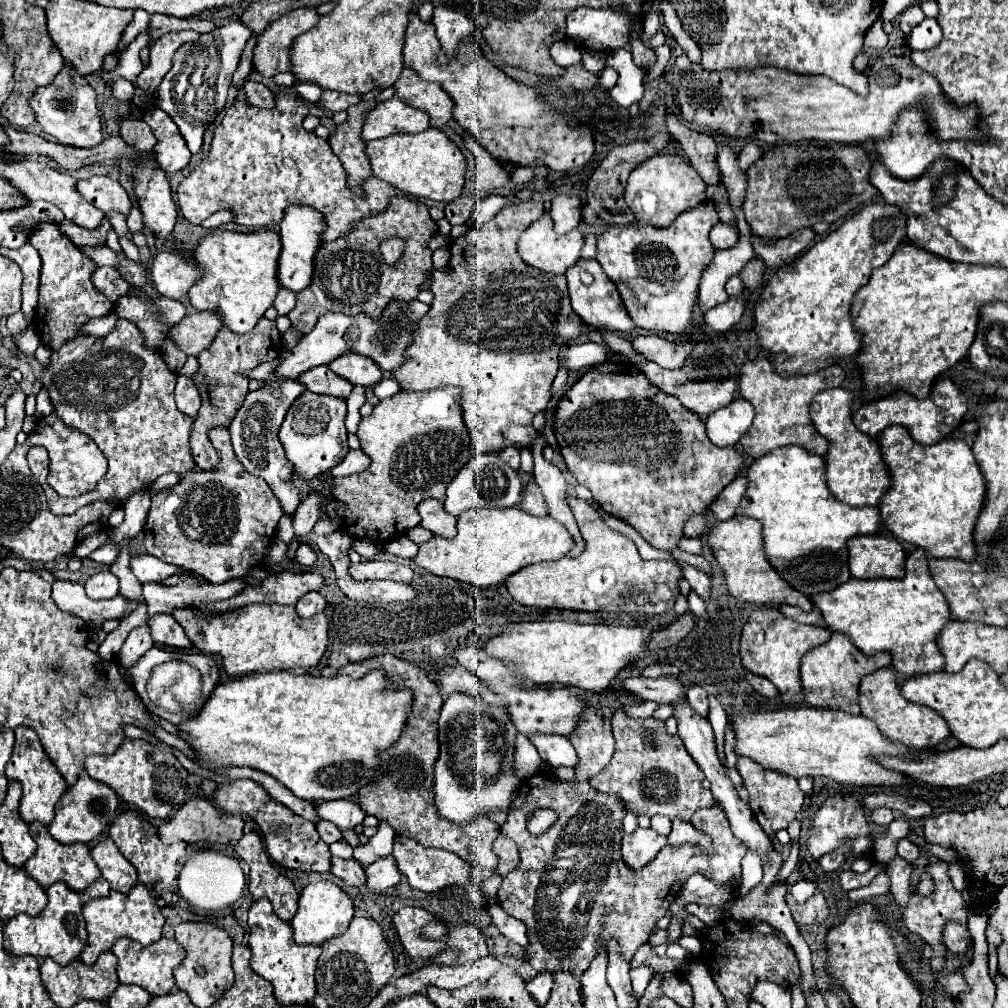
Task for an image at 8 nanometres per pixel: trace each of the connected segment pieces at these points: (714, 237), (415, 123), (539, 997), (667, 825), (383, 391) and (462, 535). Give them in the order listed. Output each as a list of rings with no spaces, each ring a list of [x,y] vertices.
[[[721,222],[717,224],[711,234],[709,234],[709,240],[711,244],[717,248],[717,250],[729,250],[737,244],[737,224],[729,224],[729,222]]]
[[[389,98],[373,108],[369,112],[365,126],[363,126],[363,140],[375,140],[385,138],[395,132],[409,132],[417,134],[429,128],[429,120],[425,112],[419,112],[419,108],[407,108],[403,100]]]
[[[539,972],[533,980],[527,982],[527,990],[531,992],[531,996],[539,1006],[545,1006],[553,984],[555,984],[555,978],[551,976],[551,972]]]
[[[655,816],[655,818],[651,818],[651,828],[659,834],[669,834],[671,832],[671,820],[663,818],[663,816]]]
[[[385,378],[381,380],[377,386],[375,386],[375,394],[379,398],[387,398],[387,396],[393,396],[401,390],[401,384],[395,380],[395,378]]]
[[[521,508],[467,510],[457,520],[457,536],[447,540],[433,536],[419,546],[415,562],[431,574],[471,582],[477,588],[487,588],[503,582],[513,572],[543,560],[559,560],[573,548],[573,538],[567,528],[551,516],[533,516]]]

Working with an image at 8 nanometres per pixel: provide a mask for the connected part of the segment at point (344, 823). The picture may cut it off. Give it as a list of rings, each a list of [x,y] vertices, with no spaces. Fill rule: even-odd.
[[[325,800],[311,804],[319,818],[333,822],[339,830],[353,830],[365,818],[365,812],[359,808],[359,804],[351,800]]]

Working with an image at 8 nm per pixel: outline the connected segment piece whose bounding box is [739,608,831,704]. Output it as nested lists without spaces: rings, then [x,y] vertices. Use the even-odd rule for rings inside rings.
[[[757,608],[749,616],[747,624],[743,626],[741,632],[741,660],[743,666],[753,672],[765,676],[777,690],[779,690],[779,700],[785,704],[801,704],[803,702],[803,688],[801,688],[801,672],[799,664],[805,652],[811,648],[827,642],[831,638],[831,630],[823,626],[805,626],[799,624],[775,608]]]

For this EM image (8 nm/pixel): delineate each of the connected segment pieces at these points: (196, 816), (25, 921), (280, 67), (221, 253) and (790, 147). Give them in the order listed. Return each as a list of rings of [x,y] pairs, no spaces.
[[[193,798],[175,810],[175,816],[163,820],[159,826],[159,838],[165,844],[175,840],[185,842],[207,842],[207,844],[235,844],[243,834],[243,818],[217,810],[207,798]]]
[[[59,880],[47,888],[47,896],[49,896],[49,904],[39,916],[19,914],[7,920],[7,928],[3,930],[3,938],[5,938],[3,944],[5,944],[5,950],[15,956],[25,956],[25,954],[31,954],[35,958],[49,956],[65,966],[81,954],[87,940],[81,892],[71,890],[65,882]]]
[[[295,8],[293,12],[287,12],[279,20],[271,22],[255,46],[253,64],[257,72],[267,78],[277,72],[289,72],[291,44],[299,34],[311,30],[319,18],[317,8]]]
[[[213,230],[209,232],[209,236],[205,236],[197,250],[195,250],[195,258],[199,260],[201,268],[205,270],[205,276],[189,290],[189,300],[191,306],[195,310],[215,310],[221,314],[223,322],[227,328],[231,328],[233,332],[239,334],[247,334],[251,332],[251,328],[255,328],[255,324],[263,318],[265,310],[273,306],[281,284],[277,280],[279,276],[279,250],[281,250],[281,240],[279,240],[279,232],[275,230],[257,230],[257,232],[235,232],[235,230]]]
[[[783,144],[773,146],[767,150],[759,162],[751,164],[747,170],[749,186],[743,202],[745,220],[751,226],[753,234],[763,238],[785,238],[791,232],[813,226],[815,222],[835,222],[843,216],[847,216],[851,210],[861,206],[863,202],[879,196],[879,192],[869,182],[869,164],[873,156],[867,154],[861,146],[809,146],[807,150],[799,152],[795,158],[795,144]]]

